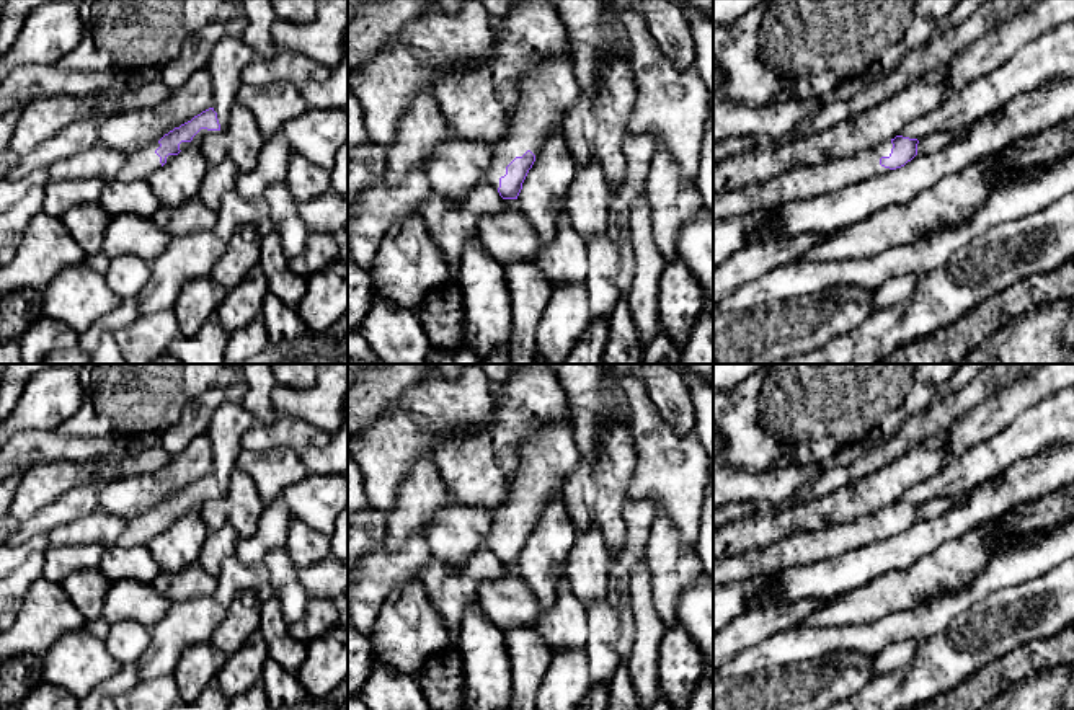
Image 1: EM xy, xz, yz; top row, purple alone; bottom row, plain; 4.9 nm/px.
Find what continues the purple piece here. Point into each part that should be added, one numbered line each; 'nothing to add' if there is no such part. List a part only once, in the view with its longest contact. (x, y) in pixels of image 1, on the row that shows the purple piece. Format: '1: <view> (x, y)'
1: xz (549, 90)

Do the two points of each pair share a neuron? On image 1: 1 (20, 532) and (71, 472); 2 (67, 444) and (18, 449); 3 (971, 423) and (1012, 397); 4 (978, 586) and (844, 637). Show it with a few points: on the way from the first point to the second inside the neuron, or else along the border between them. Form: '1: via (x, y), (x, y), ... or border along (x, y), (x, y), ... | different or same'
1: border along (74, 487), (17, 524) | different
2: via (56, 446), (33, 446), (30, 449) | same
3: via (981, 423), (1002, 405) | same
4: via (945, 607), (923, 624), (895, 627), (877, 637) | same

